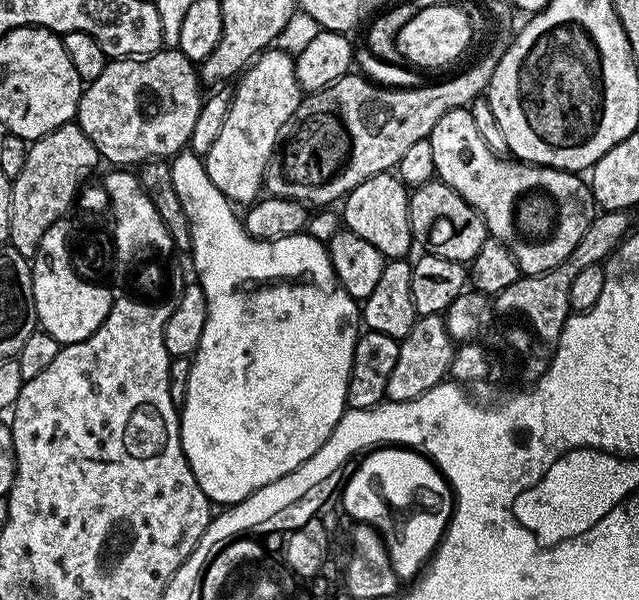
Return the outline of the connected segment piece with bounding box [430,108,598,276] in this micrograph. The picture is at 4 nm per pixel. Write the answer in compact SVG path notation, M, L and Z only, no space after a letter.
M455 108L442 114L430 139L438 179L453 188L466 202L470 202L470 206L474 206L488 227L489 237L505 245L523 275L537 276L558 266L568 257L570 250L578 246L582 234L586 234L586 226L590 226L596 216L598 205L583 175L496 156L494 150L482 142L482 134L478 134L478 129L474 127L474 118L468 108Z

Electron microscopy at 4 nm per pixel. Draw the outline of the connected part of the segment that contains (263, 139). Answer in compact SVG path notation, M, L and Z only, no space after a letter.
M271 47L260 53L250 67L239 77L240 85L234 88L231 108L226 114L222 130L206 156L204 169L233 205L248 206L261 195L264 171L272 152L278 147L286 125L298 110L302 89L296 80L296 62L291 55Z

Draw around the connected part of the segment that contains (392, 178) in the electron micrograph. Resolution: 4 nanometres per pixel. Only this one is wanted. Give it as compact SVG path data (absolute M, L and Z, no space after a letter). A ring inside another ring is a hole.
M392 172L374 174L374 178L366 178L366 182L354 186L354 190L344 197L343 227L358 234L358 238L366 238L366 242L370 242L370 246L374 246L374 250L386 258L407 257L407 252L414 248L409 195L409 189L400 181L399 175Z

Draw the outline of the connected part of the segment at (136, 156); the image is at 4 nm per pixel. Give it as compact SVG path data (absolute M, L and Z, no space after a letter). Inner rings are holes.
M161 50L143 58L112 58L109 59L106 70L102 70L102 74L98 74L98 78L87 81L86 87L81 91L75 123L79 124L80 129L86 134L86 138L90 138L90 142L94 142L94 146L100 151L101 157L112 163L109 165L139 166L149 160L171 158L189 147L189 140L194 131L194 124L198 119L202 103L200 88L202 89L202 81L198 75L197 65L193 61L187 60L178 50Z

